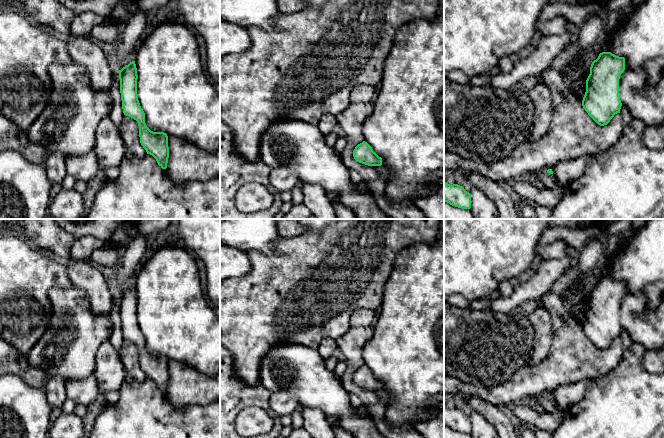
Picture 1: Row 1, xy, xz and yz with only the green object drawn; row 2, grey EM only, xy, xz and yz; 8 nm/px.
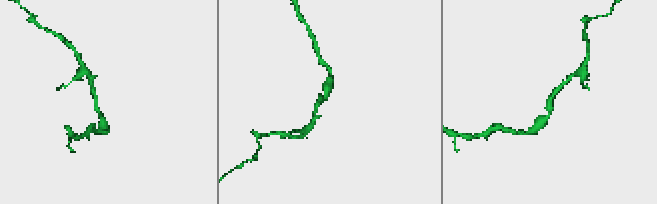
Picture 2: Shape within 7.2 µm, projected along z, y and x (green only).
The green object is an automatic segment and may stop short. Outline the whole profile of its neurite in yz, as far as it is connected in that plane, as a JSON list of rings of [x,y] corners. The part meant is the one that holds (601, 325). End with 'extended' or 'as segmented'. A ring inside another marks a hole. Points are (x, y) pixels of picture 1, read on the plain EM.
[[[602,276],[590,291],[582,330],[600,350],[607,349],[622,330],[619,303],[625,294],[625,282]]] | as segmented

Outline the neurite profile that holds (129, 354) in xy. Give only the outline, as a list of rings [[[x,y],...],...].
[[[124,339],[120,351],[118,352],[124,365],[127,376],[141,383],[147,376],[140,367],[139,350],[136,344]]]

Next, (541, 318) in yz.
[[[541,304],[532,312],[529,320],[535,331],[534,347],[523,367],[532,367],[540,363],[550,352],[554,341],[552,314]]]

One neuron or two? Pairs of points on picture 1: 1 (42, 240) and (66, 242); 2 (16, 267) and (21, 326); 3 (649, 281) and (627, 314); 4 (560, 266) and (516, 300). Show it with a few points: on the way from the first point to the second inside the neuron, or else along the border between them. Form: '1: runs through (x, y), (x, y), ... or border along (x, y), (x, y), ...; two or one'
1: runs through (48, 240), (60, 242); one
2: runs through (16, 282), (16, 306), (20, 311); one
3: border along (625, 292), (643, 292), (646, 305), (653, 310); two
4: runs through (552, 278), (528, 292); one

